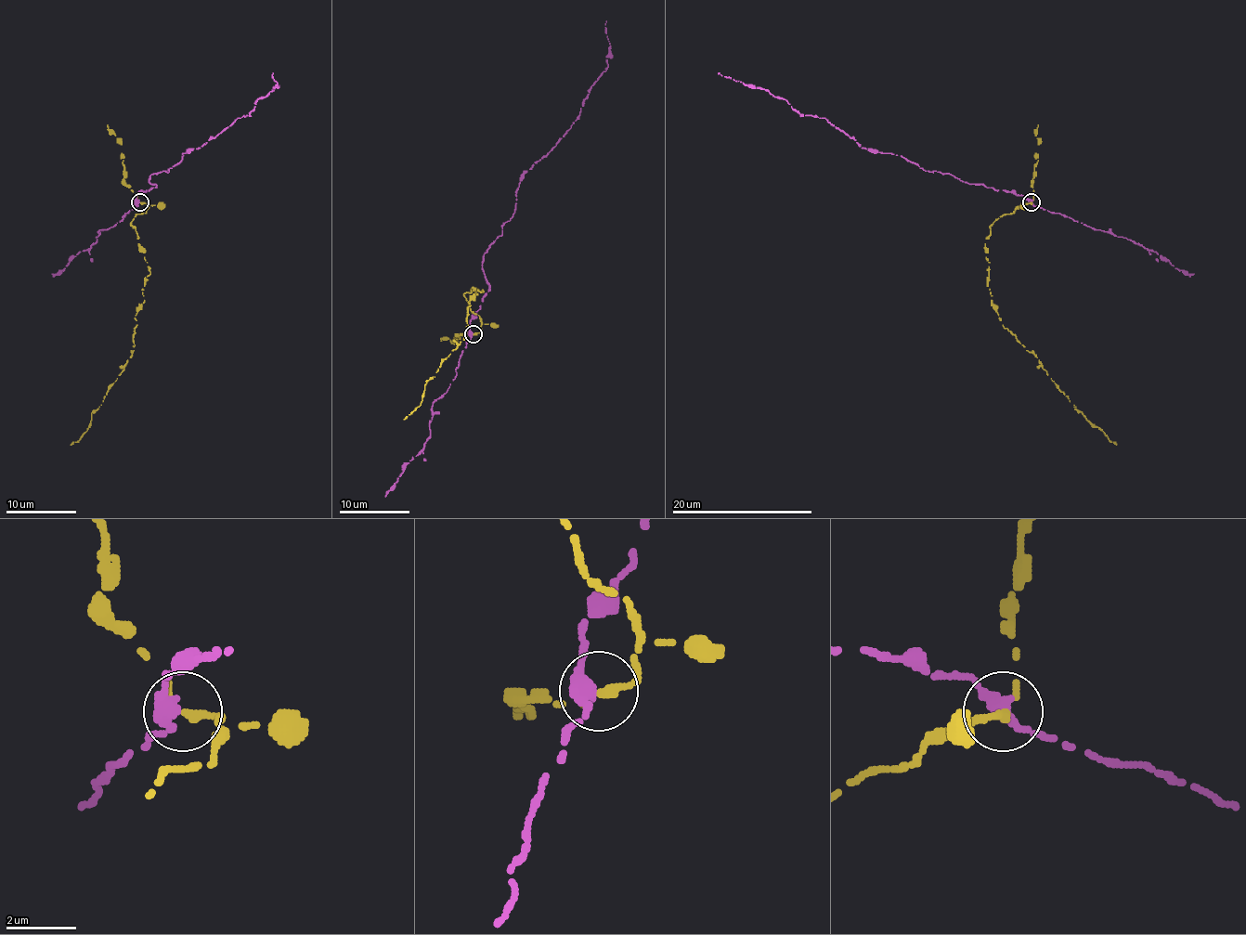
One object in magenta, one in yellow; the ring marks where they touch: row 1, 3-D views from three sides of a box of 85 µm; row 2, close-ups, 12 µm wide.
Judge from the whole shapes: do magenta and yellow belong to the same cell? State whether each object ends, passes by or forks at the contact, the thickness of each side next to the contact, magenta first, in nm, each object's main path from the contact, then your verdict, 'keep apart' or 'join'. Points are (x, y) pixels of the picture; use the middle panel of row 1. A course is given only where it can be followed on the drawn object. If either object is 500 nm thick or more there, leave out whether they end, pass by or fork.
magenta passes by; yellow ends; calibres 360 and 280 nm; course magenta (473, 334), (471, 318), (488, 292), (483, 254), (515, 211), (522, 175), (571, 126), (606, 70), (606, 20); course yellow (473, 334), (482, 319), (464, 295), (471, 288), (483, 292), (469, 301), (465, 337), (404, 419); keep apart

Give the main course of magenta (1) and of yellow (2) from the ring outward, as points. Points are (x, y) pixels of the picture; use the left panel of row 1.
1: (139, 201), (137, 195), (155, 188), (149, 175), (169, 172), (183, 152), (249, 115), (273, 91), (273, 73)
2: (139, 201), (149, 207), (131, 223), (149, 272), (136, 313), (132, 355), (94, 411), (88, 429), (71, 445)

